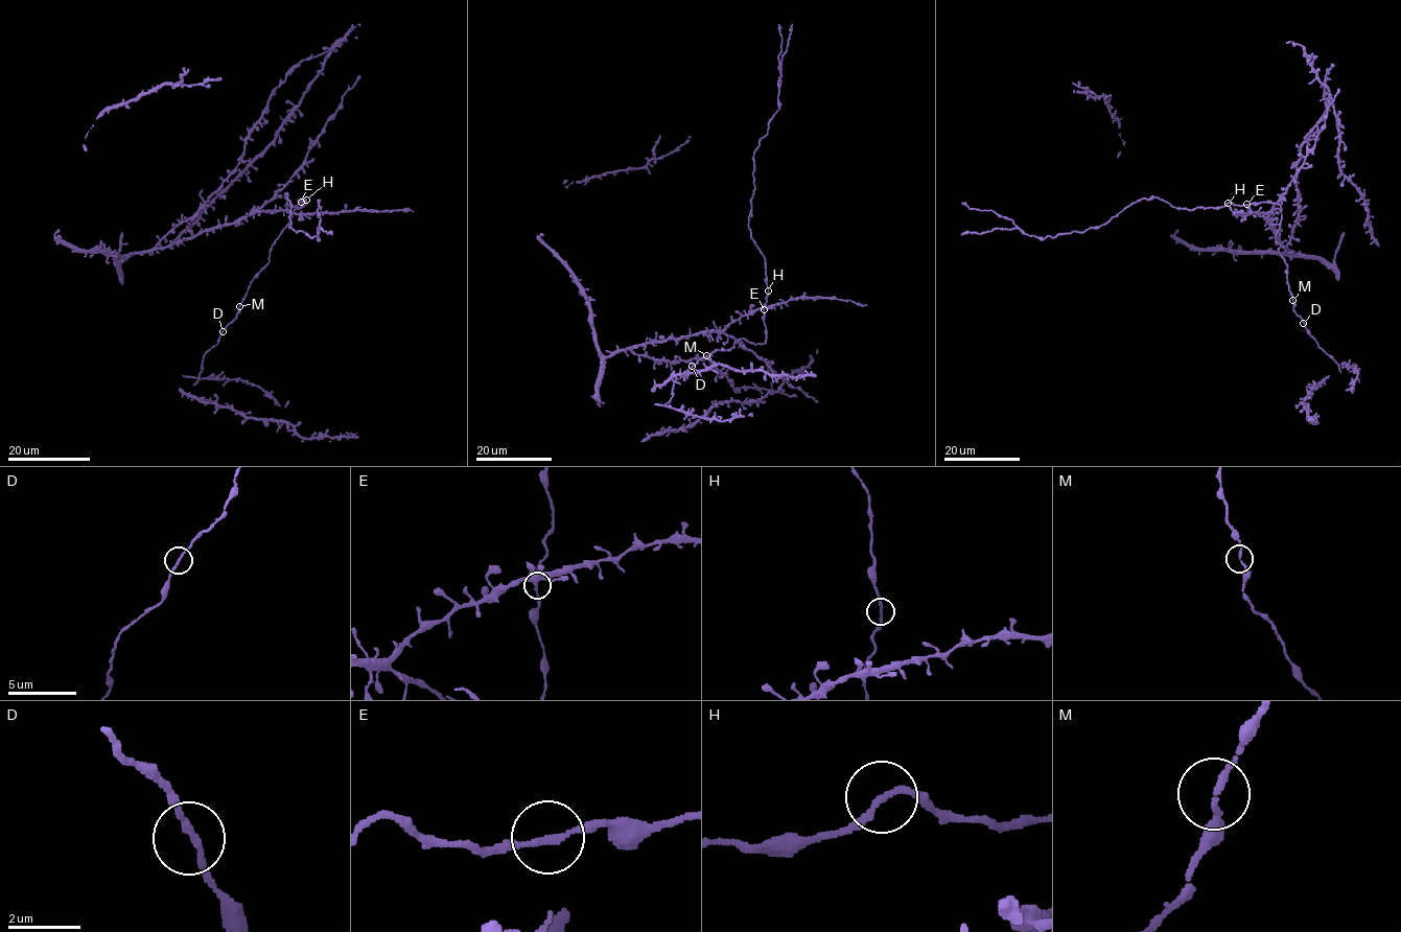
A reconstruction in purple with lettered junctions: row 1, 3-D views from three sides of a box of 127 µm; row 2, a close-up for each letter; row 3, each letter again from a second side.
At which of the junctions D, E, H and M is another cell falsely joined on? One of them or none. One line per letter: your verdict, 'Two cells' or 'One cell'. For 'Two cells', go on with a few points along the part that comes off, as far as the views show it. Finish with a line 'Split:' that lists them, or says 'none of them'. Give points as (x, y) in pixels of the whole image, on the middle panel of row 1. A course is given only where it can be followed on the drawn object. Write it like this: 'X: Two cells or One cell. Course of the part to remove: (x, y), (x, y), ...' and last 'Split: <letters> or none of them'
D: One cell
E: One cell
H: One cell
M: One cell
Split: none of them

